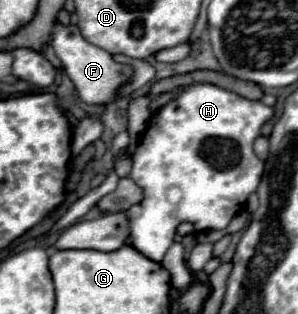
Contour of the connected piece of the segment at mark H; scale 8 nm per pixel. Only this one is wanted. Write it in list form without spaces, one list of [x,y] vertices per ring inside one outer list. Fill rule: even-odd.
[[[192,84],[176,94],[174,100],[164,104],[148,120],[148,128],[142,134],[136,152],[132,154],[130,178],[144,190],[144,200],[130,208],[130,226],[134,248],[154,262],[162,262],[162,256],[174,242],[176,226],[190,222],[196,232],[222,230],[228,222],[244,210],[248,196],[258,188],[264,162],[254,154],[254,140],[260,136],[262,126],[274,116],[274,108],[246,100],[234,92],[218,88],[214,84]]]

